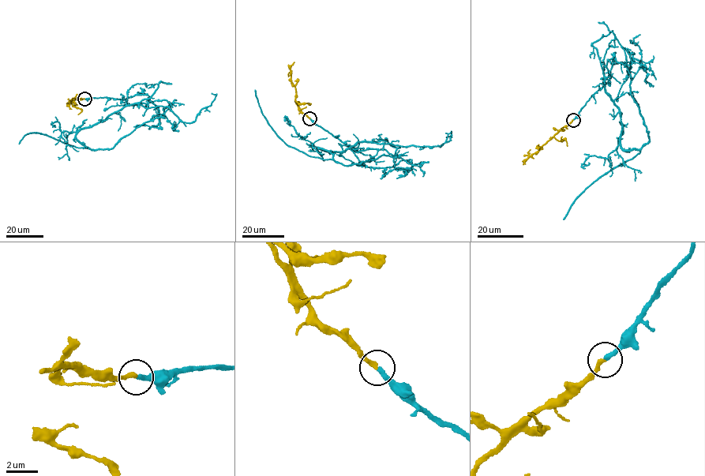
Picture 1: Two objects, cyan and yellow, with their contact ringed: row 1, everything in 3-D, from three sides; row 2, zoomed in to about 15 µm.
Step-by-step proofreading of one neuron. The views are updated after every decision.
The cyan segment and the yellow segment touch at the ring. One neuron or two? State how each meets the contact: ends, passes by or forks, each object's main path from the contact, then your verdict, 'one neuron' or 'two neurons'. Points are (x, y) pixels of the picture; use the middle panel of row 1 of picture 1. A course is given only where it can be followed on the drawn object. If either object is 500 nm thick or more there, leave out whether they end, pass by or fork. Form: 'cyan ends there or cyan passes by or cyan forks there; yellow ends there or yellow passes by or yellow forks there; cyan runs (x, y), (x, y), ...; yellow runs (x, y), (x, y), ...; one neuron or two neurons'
cyan ends there; yellow ends there; cyan runs (309, 118), (355, 151), (381, 149), (399, 157), (346, 166), (319, 148), (440, 147), (446, 137); yellow runs (309, 118), (301, 112), (295, 102), (296, 91), (290, 79), (291, 65), (294, 62); one neuron

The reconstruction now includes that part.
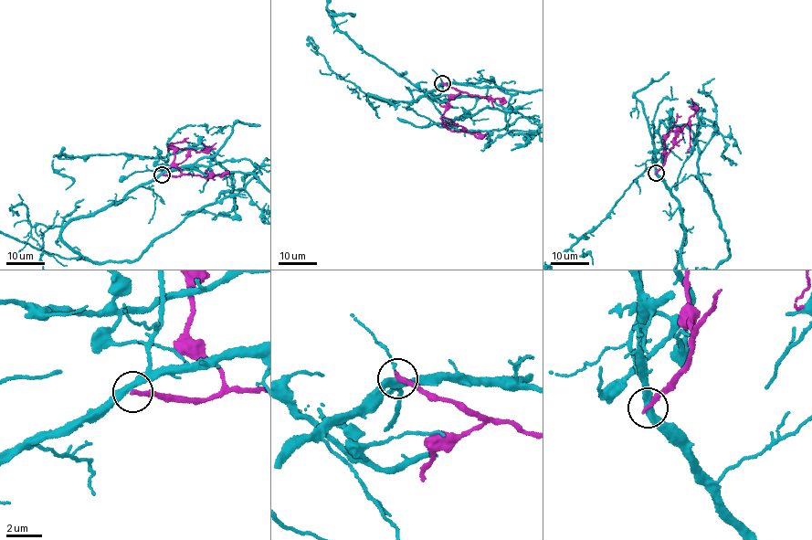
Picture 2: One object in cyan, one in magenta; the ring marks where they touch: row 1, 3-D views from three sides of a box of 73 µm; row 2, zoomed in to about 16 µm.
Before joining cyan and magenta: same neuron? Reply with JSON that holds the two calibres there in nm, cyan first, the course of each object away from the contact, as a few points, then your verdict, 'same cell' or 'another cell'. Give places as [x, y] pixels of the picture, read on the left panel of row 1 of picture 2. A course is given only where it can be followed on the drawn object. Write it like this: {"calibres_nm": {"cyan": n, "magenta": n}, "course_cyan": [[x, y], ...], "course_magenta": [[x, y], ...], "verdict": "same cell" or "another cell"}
{"calibres_nm": {"cyan": 400, "magenta": 260}, "course_magenta": [[162, 174], [181, 174], [174, 162], [174, 149], [169, 144], [188, 151], [188, 156], [181, 163], [163, 169]], "verdict": "another cell"}

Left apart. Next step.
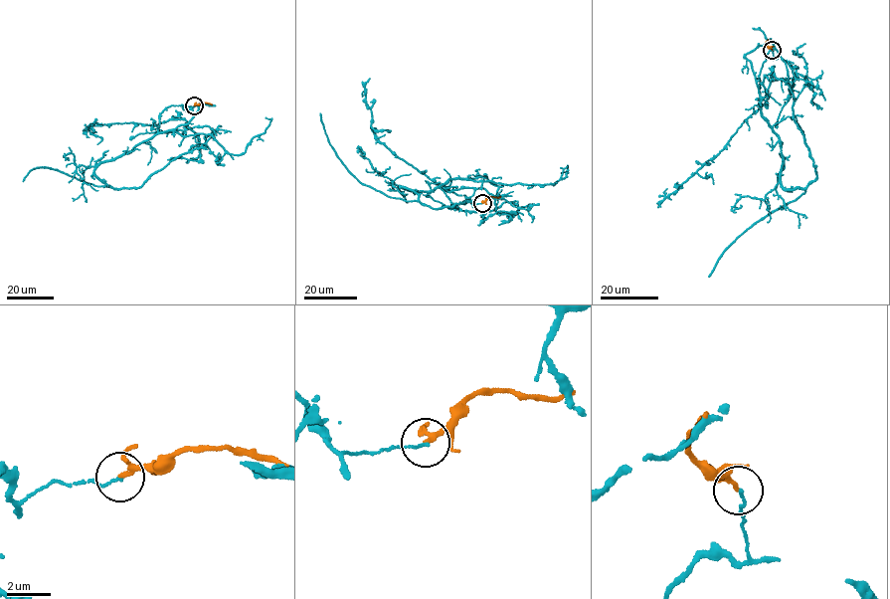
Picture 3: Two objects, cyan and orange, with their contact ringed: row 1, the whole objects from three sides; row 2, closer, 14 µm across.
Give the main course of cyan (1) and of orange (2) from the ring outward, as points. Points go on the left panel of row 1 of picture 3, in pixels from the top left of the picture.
1: (194, 105), (166, 107), (153, 136), (94, 172), (139, 187), (198, 146), (185, 119), (96, 122), (88, 137)
2: (194, 105), (212, 104)

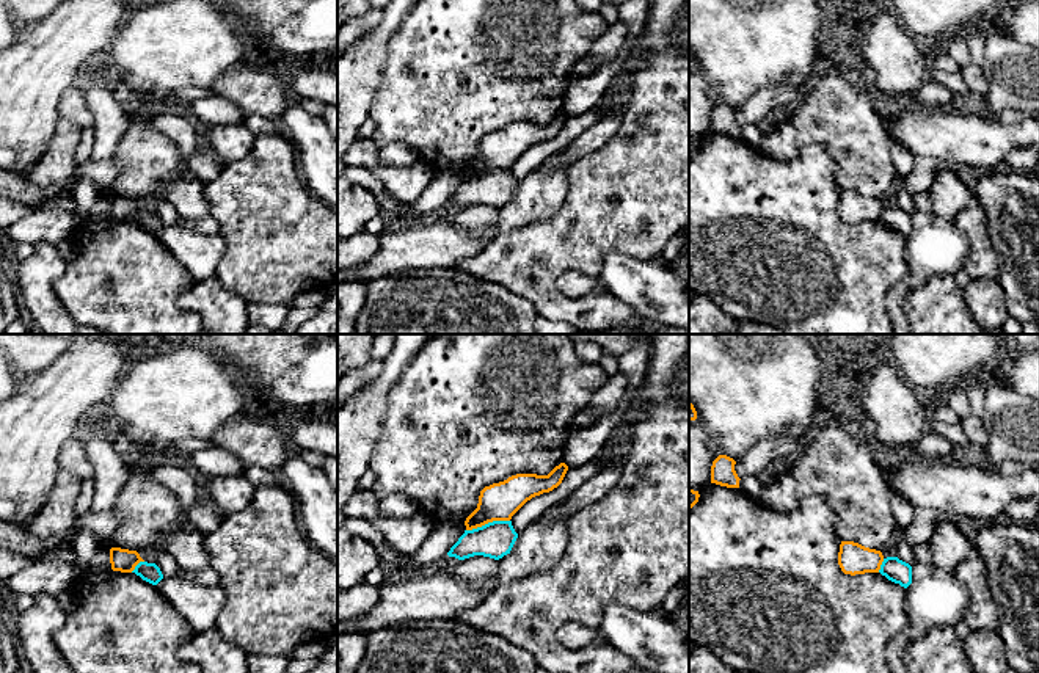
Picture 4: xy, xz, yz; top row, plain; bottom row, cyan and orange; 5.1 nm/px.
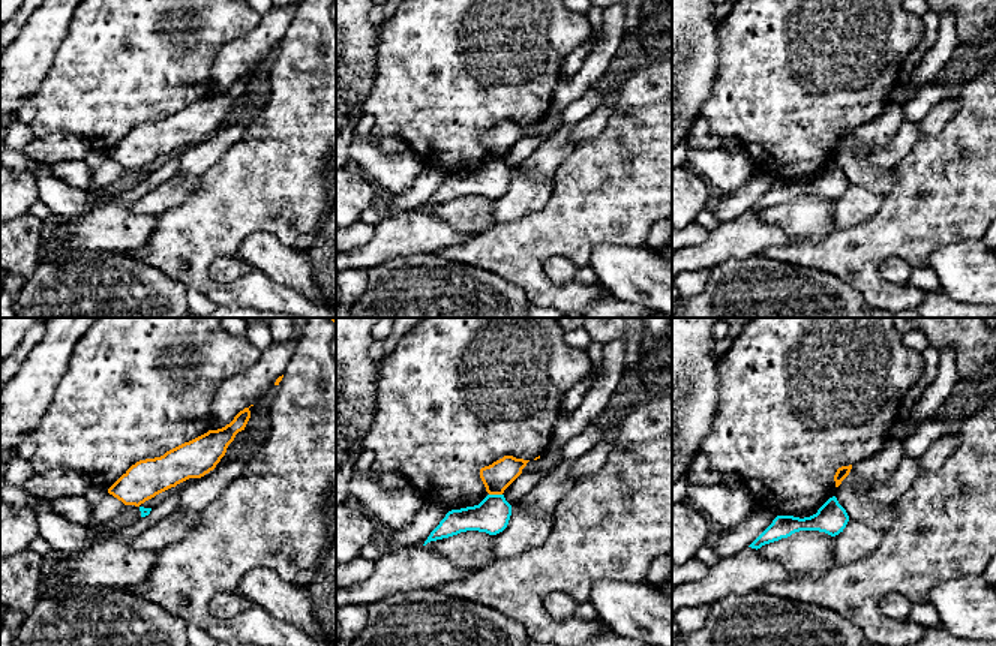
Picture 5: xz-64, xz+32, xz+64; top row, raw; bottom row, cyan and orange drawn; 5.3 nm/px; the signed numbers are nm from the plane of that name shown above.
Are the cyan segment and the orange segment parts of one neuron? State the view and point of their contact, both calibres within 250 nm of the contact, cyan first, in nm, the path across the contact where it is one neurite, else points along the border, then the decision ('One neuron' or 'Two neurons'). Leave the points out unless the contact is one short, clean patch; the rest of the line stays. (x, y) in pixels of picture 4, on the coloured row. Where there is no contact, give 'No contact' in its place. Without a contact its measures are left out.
Touches cyan at xz (488, 523). Thickness 190 nm (cyan) against 190 nm. Boundary: xz (509, 520), (493, 520), (466, 531). Two neurons

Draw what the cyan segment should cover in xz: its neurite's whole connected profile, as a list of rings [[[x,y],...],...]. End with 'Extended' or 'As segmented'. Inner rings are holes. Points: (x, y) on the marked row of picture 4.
[[[493,521],[482,527],[465,530],[447,555],[458,560],[474,555],[499,560],[510,554],[516,538],[518,533],[515,532],[512,521]]]. As segmented

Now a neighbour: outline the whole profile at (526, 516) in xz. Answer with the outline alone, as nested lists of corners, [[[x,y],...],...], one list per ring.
[[[601,450],[590,461],[578,467],[568,467],[562,483],[557,488],[532,497],[512,516],[510,521],[515,532],[520,533],[524,529],[532,527],[541,513],[568,499],[584,482],[609,466],[609,460],[611,457]]]

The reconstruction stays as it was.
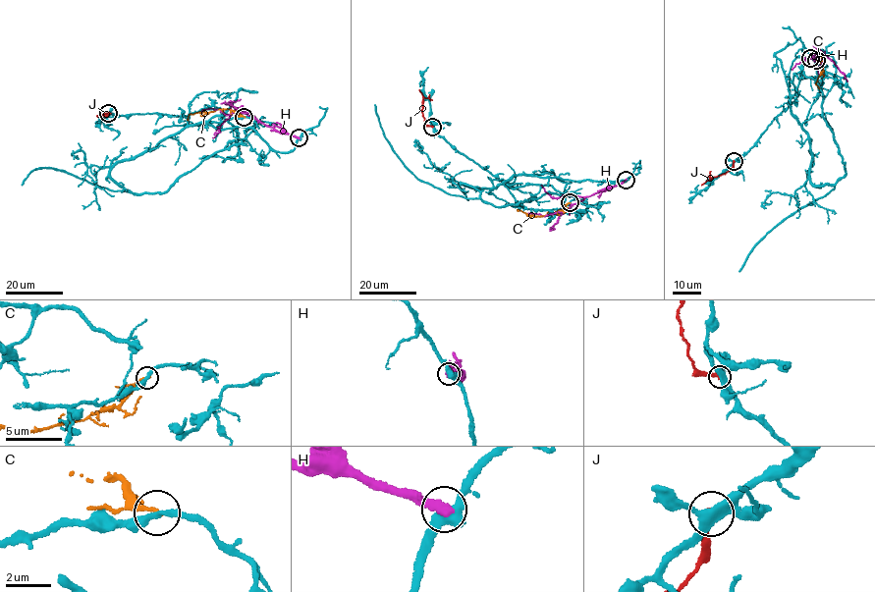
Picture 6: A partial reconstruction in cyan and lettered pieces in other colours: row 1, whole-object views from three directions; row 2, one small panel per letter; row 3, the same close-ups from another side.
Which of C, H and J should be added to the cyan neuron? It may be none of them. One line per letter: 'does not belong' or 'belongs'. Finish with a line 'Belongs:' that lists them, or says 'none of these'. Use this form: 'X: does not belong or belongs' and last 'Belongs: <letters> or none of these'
C: does not belong
H: does not belong
J: does not belong
Belongs: none of these

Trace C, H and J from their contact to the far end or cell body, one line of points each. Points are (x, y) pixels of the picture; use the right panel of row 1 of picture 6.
C: (816, 60), (821, 58), (822, 70), (816, 83), (819, 89)
H: (810, 57), (813, 60), (821, 52), (832, 59), (847, 81)
J: (734, 161), (733, 167), (724, 174), (709, 180), (710, 171)

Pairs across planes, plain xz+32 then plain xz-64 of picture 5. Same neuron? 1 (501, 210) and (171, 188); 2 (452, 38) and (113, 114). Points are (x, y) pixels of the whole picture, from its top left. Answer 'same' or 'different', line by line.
1: same
2: same

